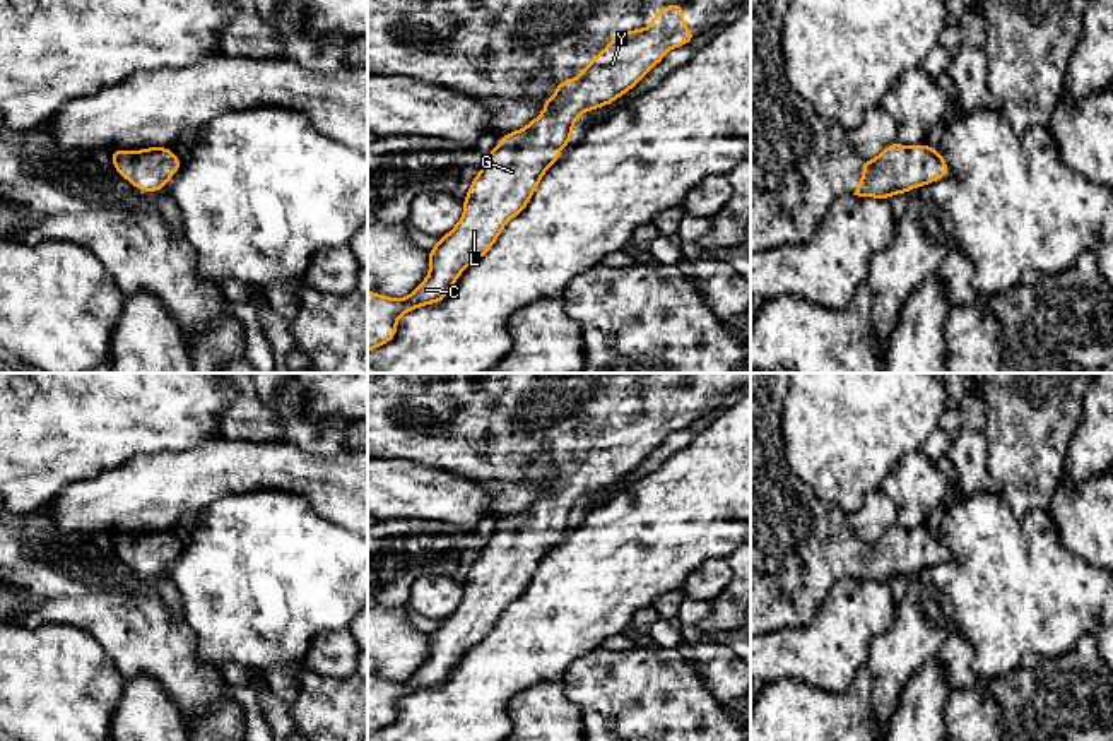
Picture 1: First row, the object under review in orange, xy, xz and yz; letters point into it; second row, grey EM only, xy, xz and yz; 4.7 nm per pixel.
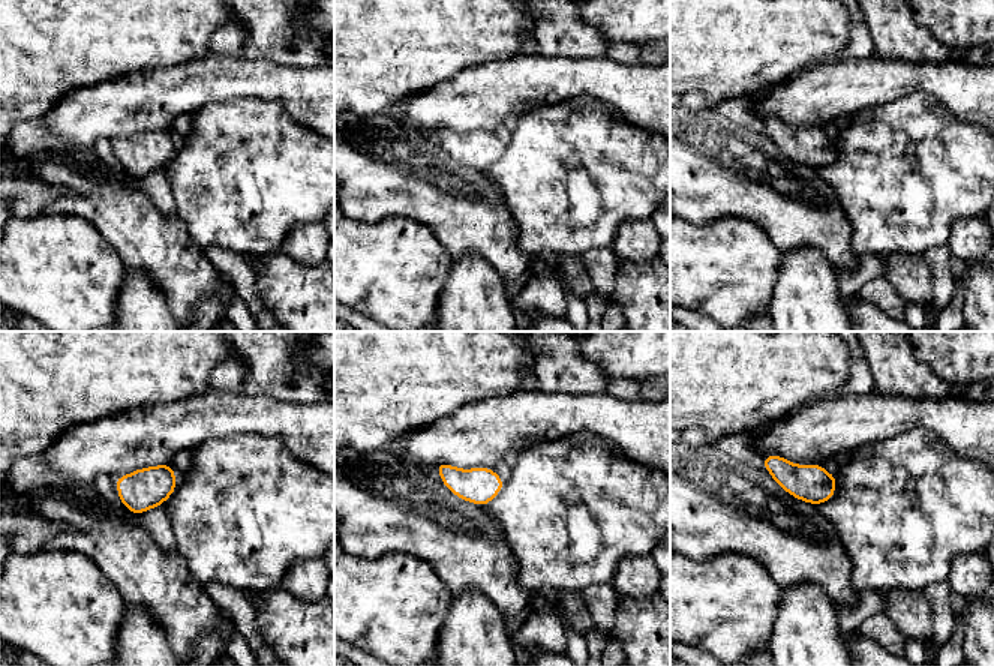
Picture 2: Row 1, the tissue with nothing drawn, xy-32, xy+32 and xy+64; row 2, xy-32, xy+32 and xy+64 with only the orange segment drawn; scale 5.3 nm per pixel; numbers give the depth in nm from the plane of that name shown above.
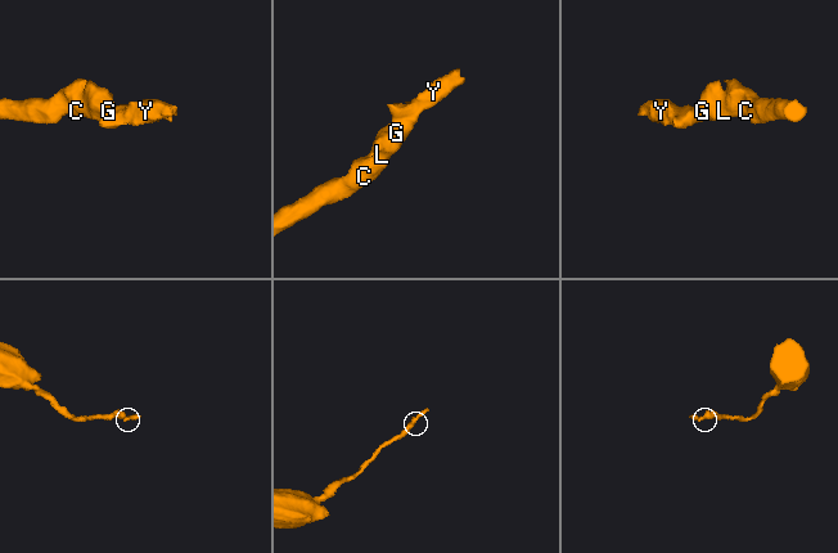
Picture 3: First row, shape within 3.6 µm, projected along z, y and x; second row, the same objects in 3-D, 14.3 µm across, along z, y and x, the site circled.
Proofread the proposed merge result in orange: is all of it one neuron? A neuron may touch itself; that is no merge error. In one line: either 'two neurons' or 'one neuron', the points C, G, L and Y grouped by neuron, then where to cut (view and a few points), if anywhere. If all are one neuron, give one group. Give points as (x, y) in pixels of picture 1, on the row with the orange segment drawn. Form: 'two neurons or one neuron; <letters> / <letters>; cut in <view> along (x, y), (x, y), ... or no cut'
one neuron; C G L Y; no cut

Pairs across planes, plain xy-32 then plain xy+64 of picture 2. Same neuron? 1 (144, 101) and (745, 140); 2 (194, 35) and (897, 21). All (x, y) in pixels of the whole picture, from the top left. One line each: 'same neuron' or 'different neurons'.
1: different neurons
2: different neurons

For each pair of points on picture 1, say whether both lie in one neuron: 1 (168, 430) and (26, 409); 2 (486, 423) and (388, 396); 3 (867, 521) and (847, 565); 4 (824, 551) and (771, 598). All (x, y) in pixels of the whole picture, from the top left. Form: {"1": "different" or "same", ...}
{"1": "same", "2": "same", "3": "different", "4": "same"}

